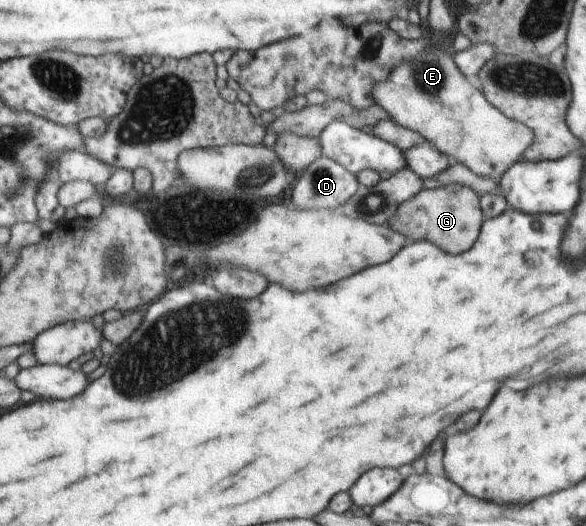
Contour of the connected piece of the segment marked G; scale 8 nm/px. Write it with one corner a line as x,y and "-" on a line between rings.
447,184
433,189
420,189
408,200
398,203
385,224
405,238
407,242
426,241
438,244
438,248
460,254
468,250
480,236
482,212
478,208
478,196
463,184

